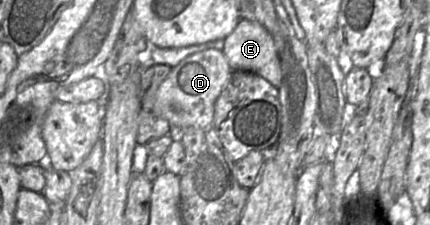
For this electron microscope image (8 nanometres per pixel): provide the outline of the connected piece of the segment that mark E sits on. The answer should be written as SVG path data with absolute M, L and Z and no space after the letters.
M241 18L236 28L224 39L223 53L233 70L252 71L278 88L282 73L274 40L259 22Z

